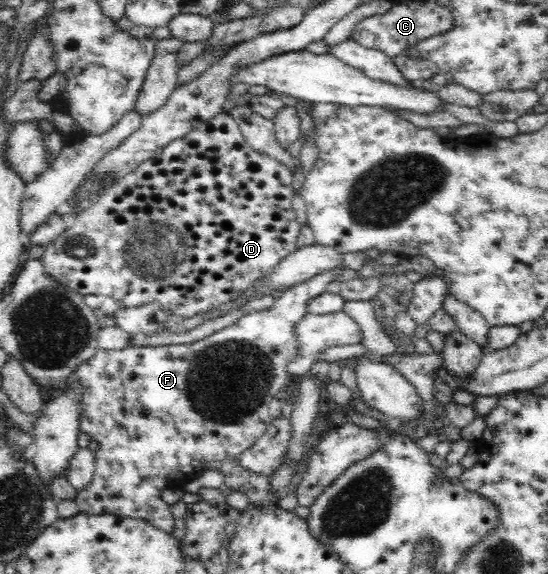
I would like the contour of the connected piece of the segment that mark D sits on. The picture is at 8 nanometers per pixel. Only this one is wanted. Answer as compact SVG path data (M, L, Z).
M221 111L182 138L175 138L160 150L156 150L152 158L147 158L134 171L126 174L118 182L110 184L108 188L104 188L94 202L90 201L82 208L81 212L75 215L72 226L60 232L41 256L46 274L82 296L86 294L110 296L118 301L118 305L122 308L140 308L139 306L156 303L165 314L181 320L218 309L218 306L236 298L242 290L246 290L254 280L262 278L288 252L296 250L300 223L296 221L296 214L292 207L292 184L294 184L292 176L293 173L286 165L269 154L248 146L238 123L227 112Z

